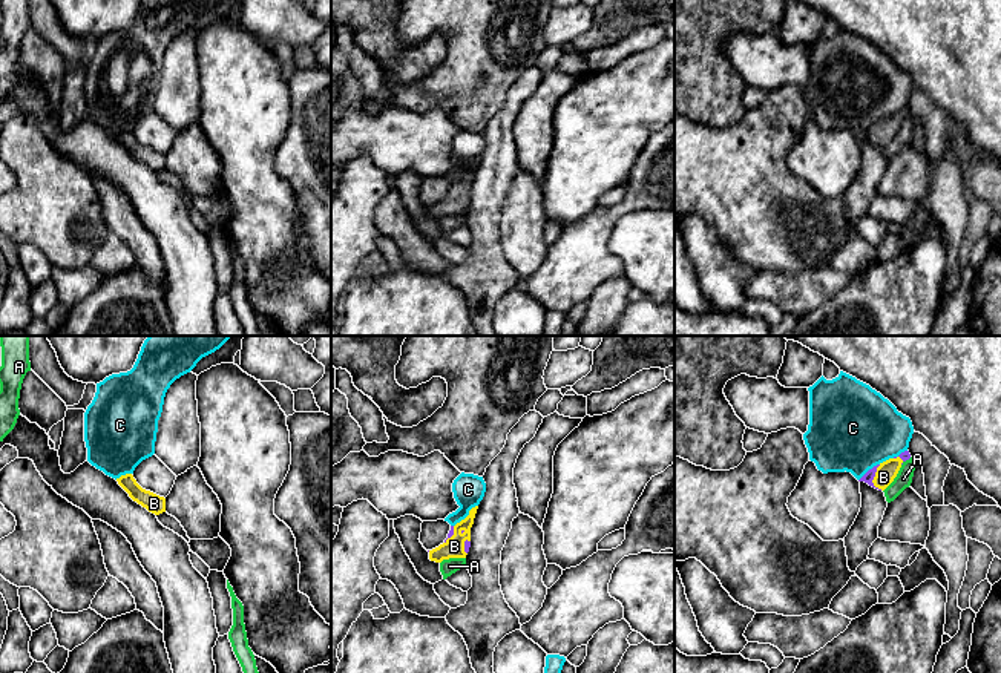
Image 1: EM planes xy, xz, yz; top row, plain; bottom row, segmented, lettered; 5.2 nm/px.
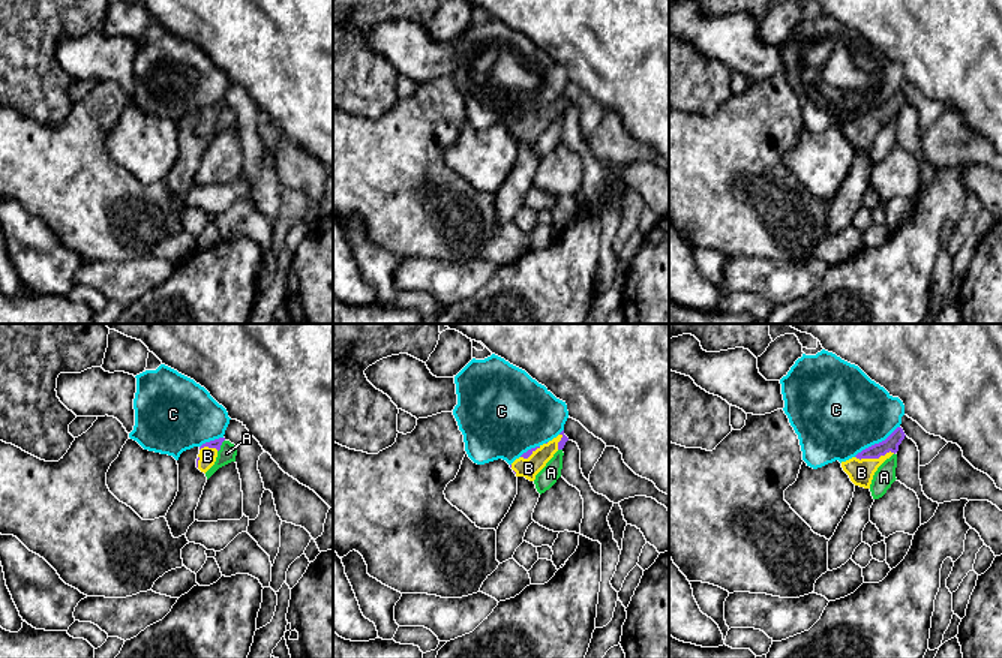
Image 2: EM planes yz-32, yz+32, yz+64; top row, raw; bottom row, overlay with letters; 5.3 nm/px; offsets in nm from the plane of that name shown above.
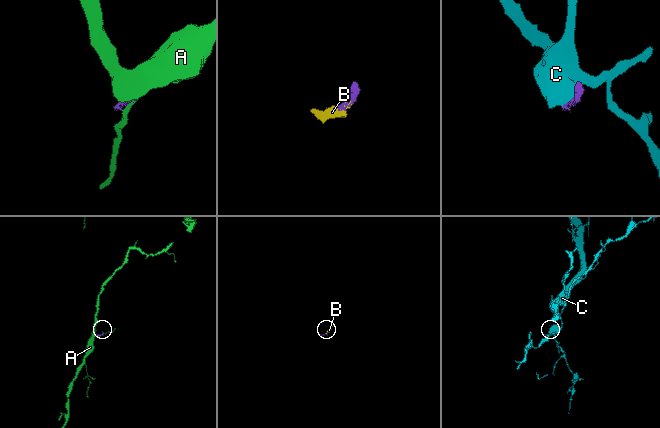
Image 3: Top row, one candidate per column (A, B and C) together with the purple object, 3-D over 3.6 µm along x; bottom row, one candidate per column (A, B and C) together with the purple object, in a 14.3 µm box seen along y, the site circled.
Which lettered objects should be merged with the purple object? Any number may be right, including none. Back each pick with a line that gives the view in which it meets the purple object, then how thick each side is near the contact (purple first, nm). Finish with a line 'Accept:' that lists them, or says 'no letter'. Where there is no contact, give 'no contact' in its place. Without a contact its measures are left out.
B: contact in yz; calibres 60 and 100 nm
Accept: B

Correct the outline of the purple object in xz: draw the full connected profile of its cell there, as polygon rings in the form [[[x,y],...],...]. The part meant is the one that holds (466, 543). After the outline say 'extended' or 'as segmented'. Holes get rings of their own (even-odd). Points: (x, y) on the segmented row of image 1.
[[[478,506],[472,507],[464,520],[451,526],[448,538],[443,544],[428,550],[431,561],[441,563],[449,558],[466,558],[471,547],[471,527],[474,524],[477,509]]]; extended

